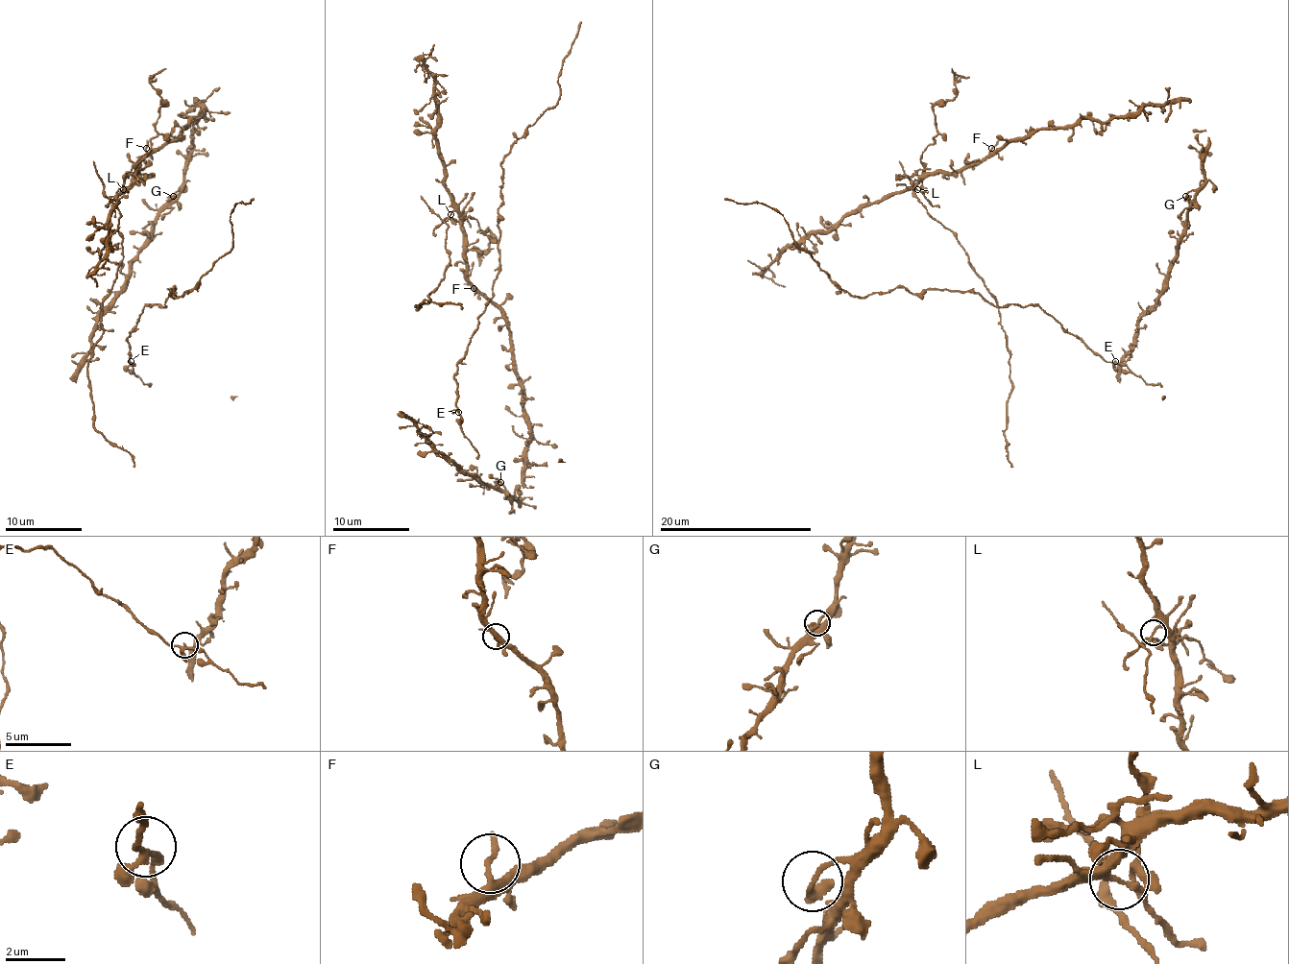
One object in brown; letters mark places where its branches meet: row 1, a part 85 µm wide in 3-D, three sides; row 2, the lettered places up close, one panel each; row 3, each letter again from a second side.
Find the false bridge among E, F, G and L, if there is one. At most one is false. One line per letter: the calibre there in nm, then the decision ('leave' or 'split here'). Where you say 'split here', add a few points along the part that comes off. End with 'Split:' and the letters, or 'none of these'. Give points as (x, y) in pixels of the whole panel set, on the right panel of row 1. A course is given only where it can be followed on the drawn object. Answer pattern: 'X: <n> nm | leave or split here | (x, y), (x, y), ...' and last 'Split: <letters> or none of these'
E: 170 nm | leave
F: 170 nm | leave
G: 180 nm | leave
L: 170 nm | split here | (916, 190), (920, 188), (924, 169), (920, 154), (937, 134), (934, 106), (953, 98), (957, 84), (951, 68)
Split: L

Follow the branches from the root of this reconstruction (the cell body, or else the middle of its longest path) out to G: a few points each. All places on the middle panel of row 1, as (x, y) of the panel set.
G: (506, 495), (506, 488), (500, 482)

